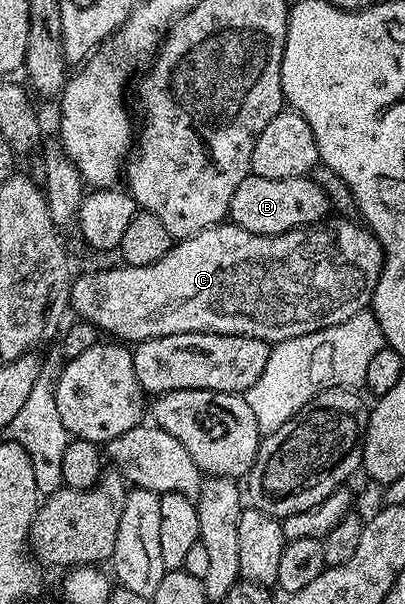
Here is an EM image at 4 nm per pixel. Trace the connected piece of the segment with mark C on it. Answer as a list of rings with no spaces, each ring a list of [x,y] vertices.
[[[351,219],[328,220],[326,223],[308,225],[301,229],[294,229],[288,233],[279,233],[276,237],[269,235],[257,235],[245,231],[239,225],[224,223],[214,225],[205,231],[201,231],[192,237],[184,237],[172,244],[171,250],[157,263],[148,265],[125,265],[120,264],[119,269],[99,269],[96,273],[83,273],[71,282],[70,308],[79,312],[78,316],[89,324],[95,325],[104,334],[112,333],[112,338],[123,343],[138,343],[148,341],[154,337],[165,335],[181,335],[182,333],[220,333],[221,335],[233,335],[234,337],[252,337],[268,343],[304,337],[313,331],[321,331],[325,327],[333,327],[337,323],[345,323],[353,315],[364,312],[370,306],[371,296],[377,287],[377,279],[383,270],[385,254],[379,245],[379,238],[370,229],[362,224],[354,225]]]

